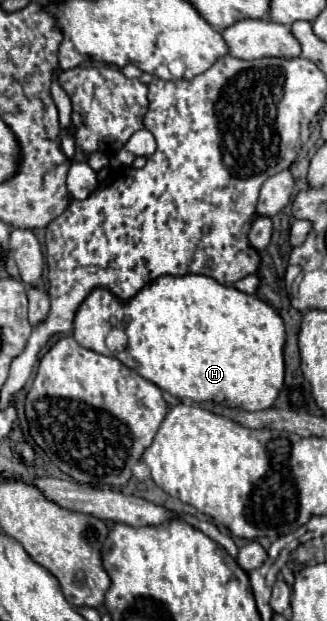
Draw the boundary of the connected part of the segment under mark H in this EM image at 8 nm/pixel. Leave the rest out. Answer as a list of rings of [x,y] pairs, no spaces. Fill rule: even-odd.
[[[159,276],[129,302],[121,302],[111,292],[97,288],[79,306],[73,338],[87,350],[119,358],[127,368],[135,370],[171,396],[203,406],[225,404],[245,412],[267,410],[273,406],[283,386],[285,326],[281,316],[257,296],[245,294],[233,286],[223,286],[209,276]],[[111,328],[119,328],[127,334],[129,346],[125,352],[111,352],[105,346],[105,336]]]

